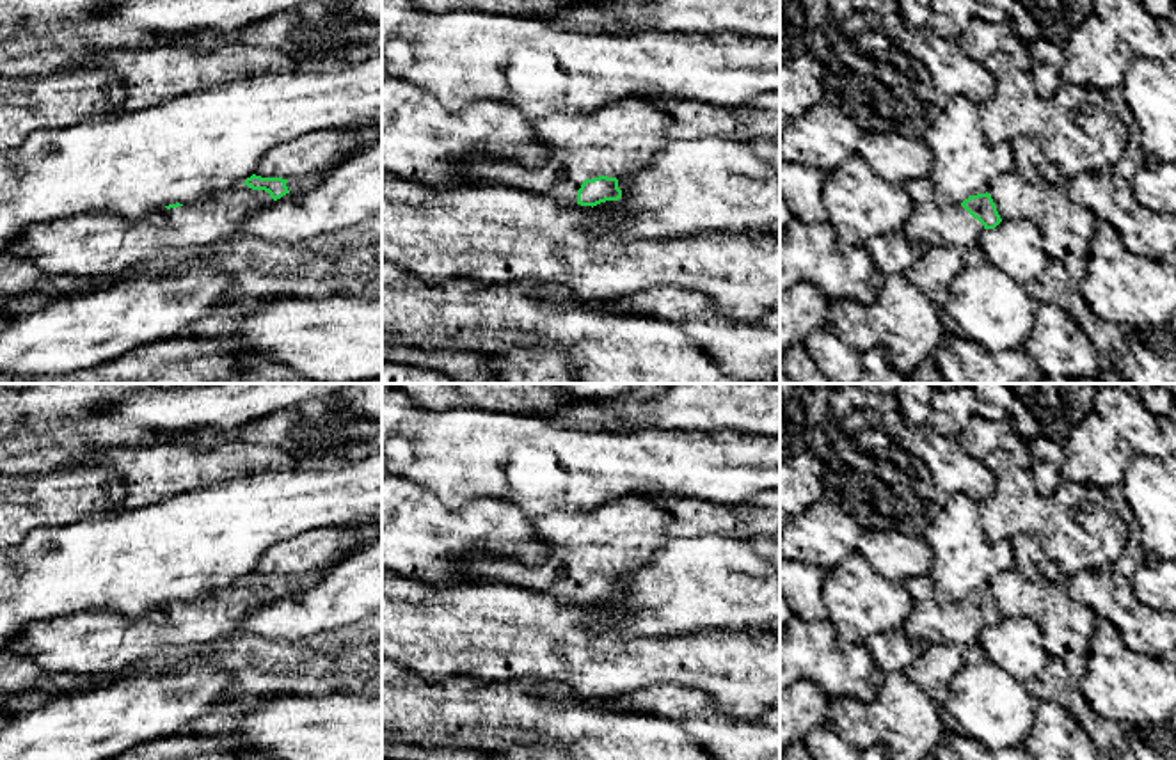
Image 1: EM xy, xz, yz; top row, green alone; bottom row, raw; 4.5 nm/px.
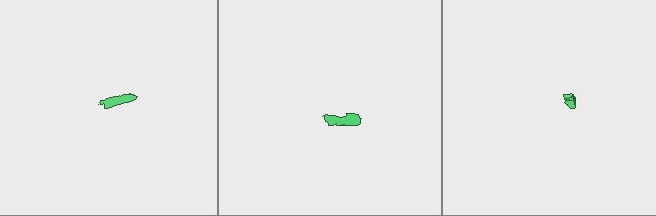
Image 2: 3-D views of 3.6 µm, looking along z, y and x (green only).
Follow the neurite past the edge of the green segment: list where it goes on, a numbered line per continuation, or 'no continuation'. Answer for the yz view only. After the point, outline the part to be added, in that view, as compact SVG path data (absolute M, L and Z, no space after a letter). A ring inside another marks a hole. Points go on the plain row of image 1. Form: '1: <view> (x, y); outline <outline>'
1: yz (929, 620); outline M927 575L908 579L906 588L913 598L913 609L902 632L911 643L950 643L959 648L979 643L984 623L961 602L940 602Z

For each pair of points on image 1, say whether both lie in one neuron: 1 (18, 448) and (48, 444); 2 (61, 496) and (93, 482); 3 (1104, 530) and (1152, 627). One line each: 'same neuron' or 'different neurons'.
1: same neuron
2: same neuron
3: different neurons

